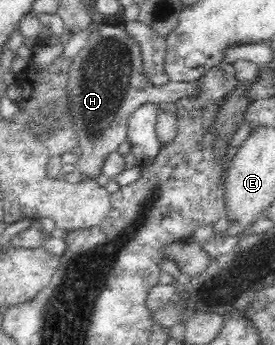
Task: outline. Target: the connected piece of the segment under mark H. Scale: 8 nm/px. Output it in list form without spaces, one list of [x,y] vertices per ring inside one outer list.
[[[93,24],[97,32],[73,58],[67,83],[68,114],[78,136],[80,153],[72,170],[79,170],[81,176],[97,179],[102,174],[101,166],[109,152],[115,152],[119,144],[126,140],[128,120],[135,110],[144,104],[173,104],[179,98],[199,93],[197,83],[191,81],[181,86],[158,88],[147,78],[139,43],[133,39],[122,25],[108,26]]]

